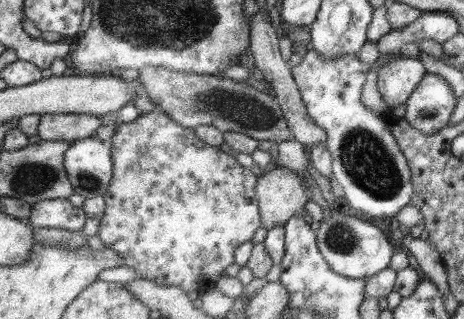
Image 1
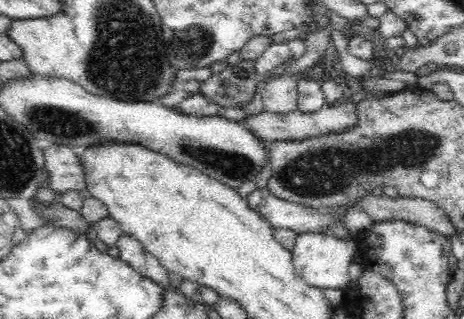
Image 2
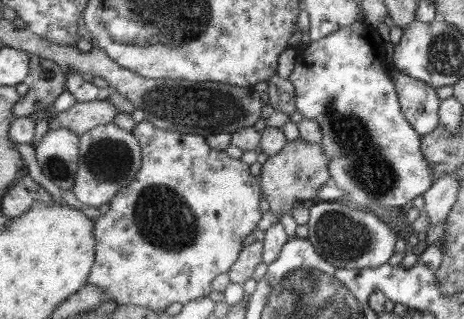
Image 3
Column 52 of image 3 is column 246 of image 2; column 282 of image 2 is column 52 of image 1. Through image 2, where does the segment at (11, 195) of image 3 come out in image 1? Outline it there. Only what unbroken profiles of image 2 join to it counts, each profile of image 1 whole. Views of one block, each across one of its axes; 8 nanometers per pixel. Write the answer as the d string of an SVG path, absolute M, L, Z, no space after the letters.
M53 198L35 204L33 216L29 218L33 228L45 228L45 230L69 230L77 232L85 226L89 214L85 208L73 206L65 198Z

